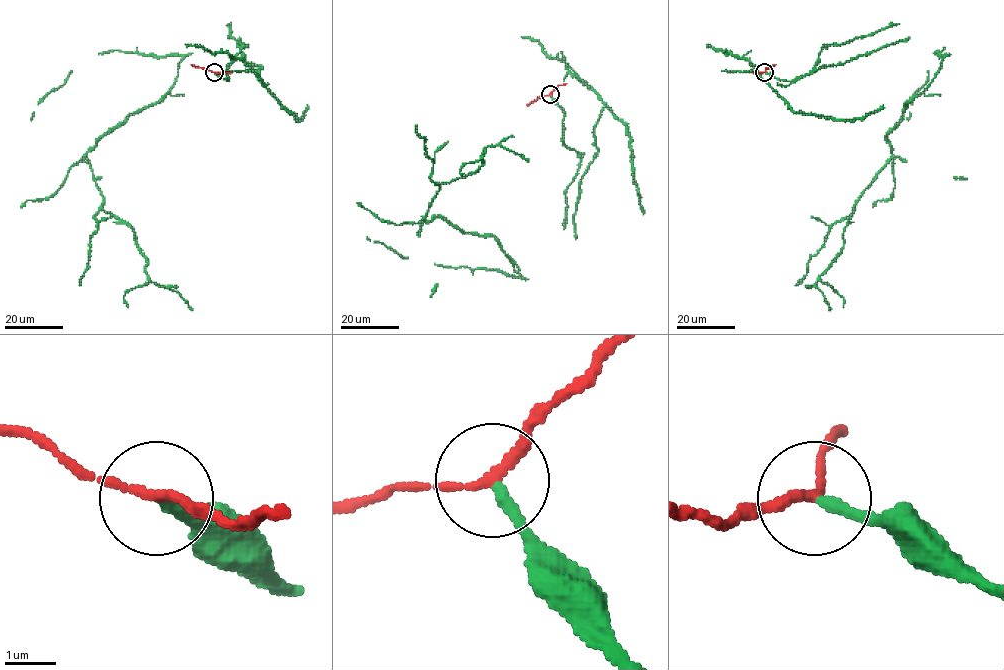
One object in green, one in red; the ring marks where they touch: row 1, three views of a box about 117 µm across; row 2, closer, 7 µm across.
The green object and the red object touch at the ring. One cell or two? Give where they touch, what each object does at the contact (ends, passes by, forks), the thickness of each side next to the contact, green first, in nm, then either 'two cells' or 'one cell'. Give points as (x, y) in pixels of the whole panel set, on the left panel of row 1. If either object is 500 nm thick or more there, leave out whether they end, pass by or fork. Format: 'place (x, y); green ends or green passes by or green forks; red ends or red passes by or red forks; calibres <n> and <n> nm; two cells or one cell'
place (214, 72); green ends; red passes by; calibres 220 and 180 nm; two cells

